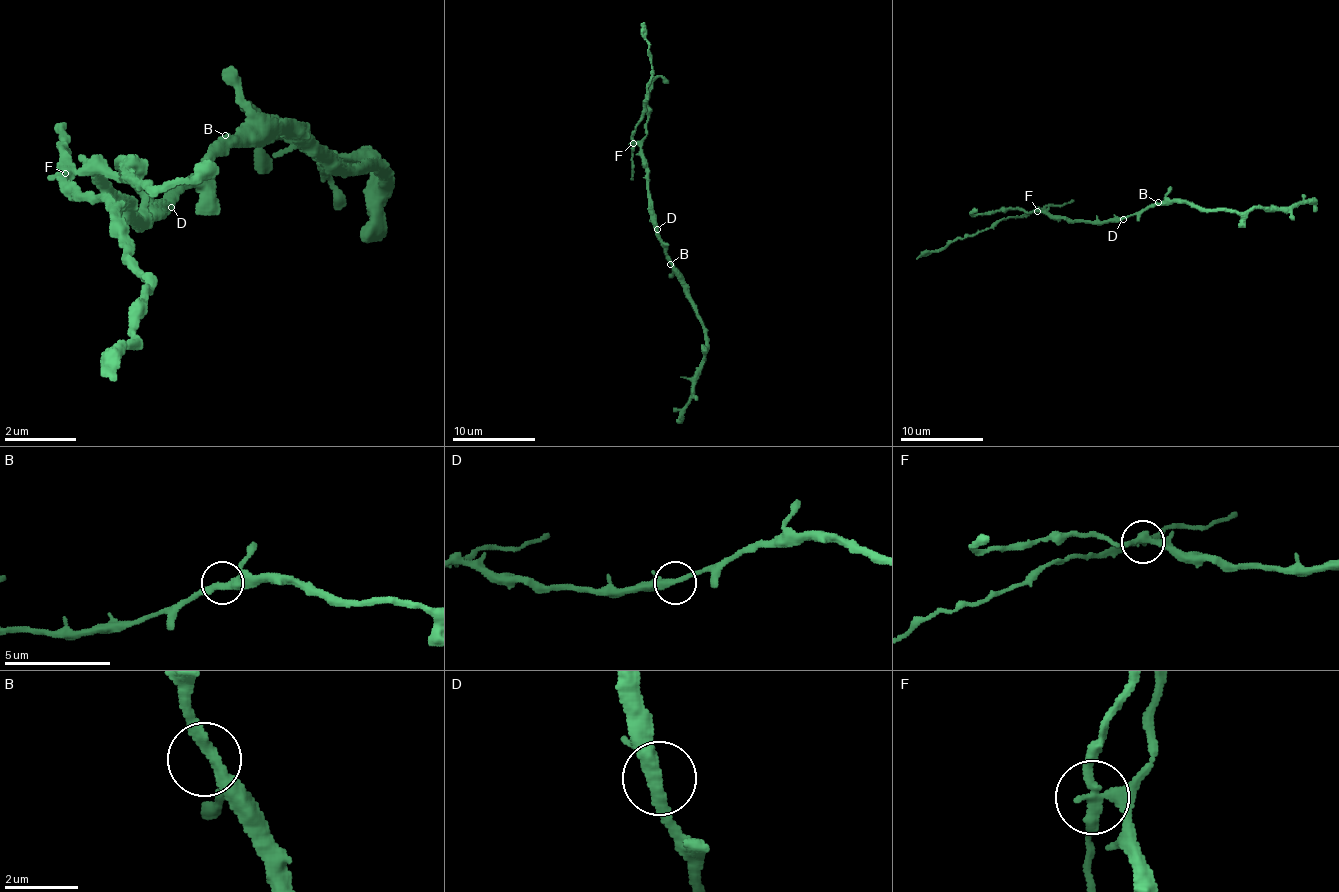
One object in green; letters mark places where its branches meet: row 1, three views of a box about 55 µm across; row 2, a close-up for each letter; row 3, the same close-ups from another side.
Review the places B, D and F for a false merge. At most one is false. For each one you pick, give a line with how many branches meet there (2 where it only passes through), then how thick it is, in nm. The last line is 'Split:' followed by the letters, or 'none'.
F: 4 | 260 nm
Split: F

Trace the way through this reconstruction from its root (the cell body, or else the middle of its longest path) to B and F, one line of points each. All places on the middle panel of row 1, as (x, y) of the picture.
B: (653, 227), (670, 264)
F: (653, 227), (647, 160), (640, 148), (632, 144)

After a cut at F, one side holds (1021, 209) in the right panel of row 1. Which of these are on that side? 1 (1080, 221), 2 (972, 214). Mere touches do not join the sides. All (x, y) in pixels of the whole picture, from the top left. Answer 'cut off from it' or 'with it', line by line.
1: with it
2: with it

